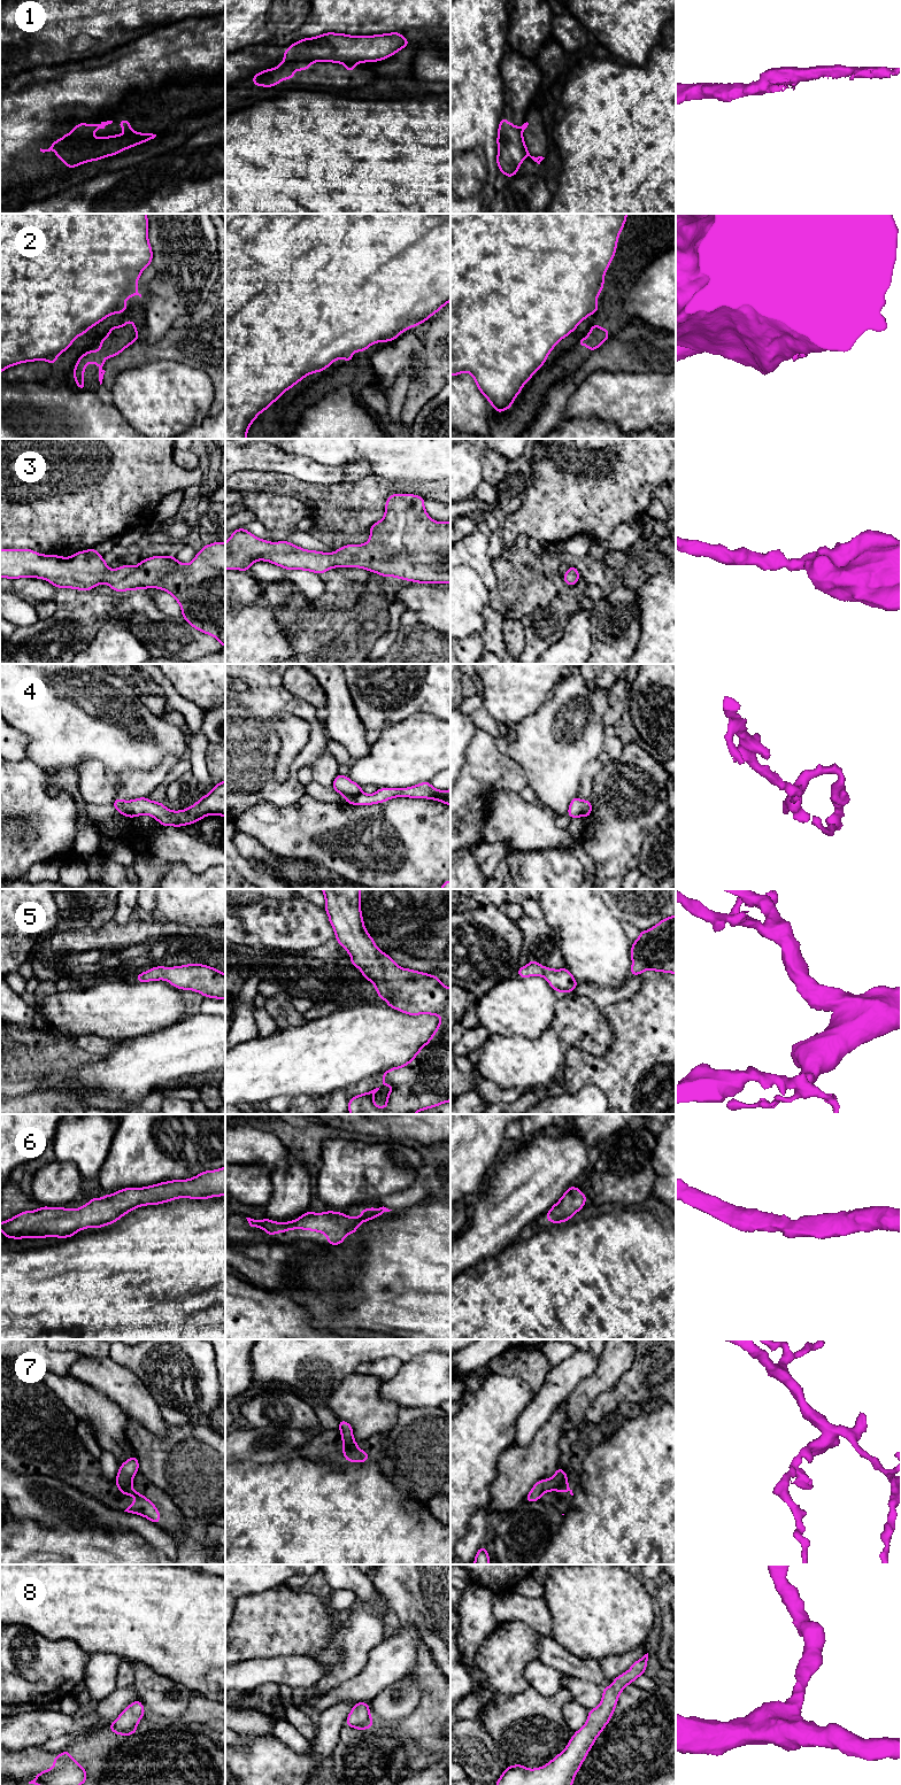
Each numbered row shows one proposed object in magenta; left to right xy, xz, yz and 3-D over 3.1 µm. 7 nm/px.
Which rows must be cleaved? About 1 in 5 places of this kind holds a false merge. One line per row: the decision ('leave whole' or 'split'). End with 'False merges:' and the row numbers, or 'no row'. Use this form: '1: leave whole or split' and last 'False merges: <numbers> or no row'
1: split
2: split
3: leave whole
4: leave whole
5: leave whole
6: leave whole
7: split
8: leave whole
False merges: 1, 2, 7

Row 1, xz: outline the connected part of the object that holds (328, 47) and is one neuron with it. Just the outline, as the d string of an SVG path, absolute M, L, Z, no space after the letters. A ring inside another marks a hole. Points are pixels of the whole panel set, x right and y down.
M326 32L295 41L284 53L284 62L363 63L377 62L411 45L400 32L375 36L348 36Z

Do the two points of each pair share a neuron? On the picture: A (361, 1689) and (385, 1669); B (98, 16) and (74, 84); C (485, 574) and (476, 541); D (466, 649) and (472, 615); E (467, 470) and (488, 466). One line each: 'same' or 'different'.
A: same
B: different
C: same
D: different
E: different

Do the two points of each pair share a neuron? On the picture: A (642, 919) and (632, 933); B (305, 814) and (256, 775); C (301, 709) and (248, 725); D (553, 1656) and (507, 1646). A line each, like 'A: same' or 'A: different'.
A: different
B: different
C: same
D: different

